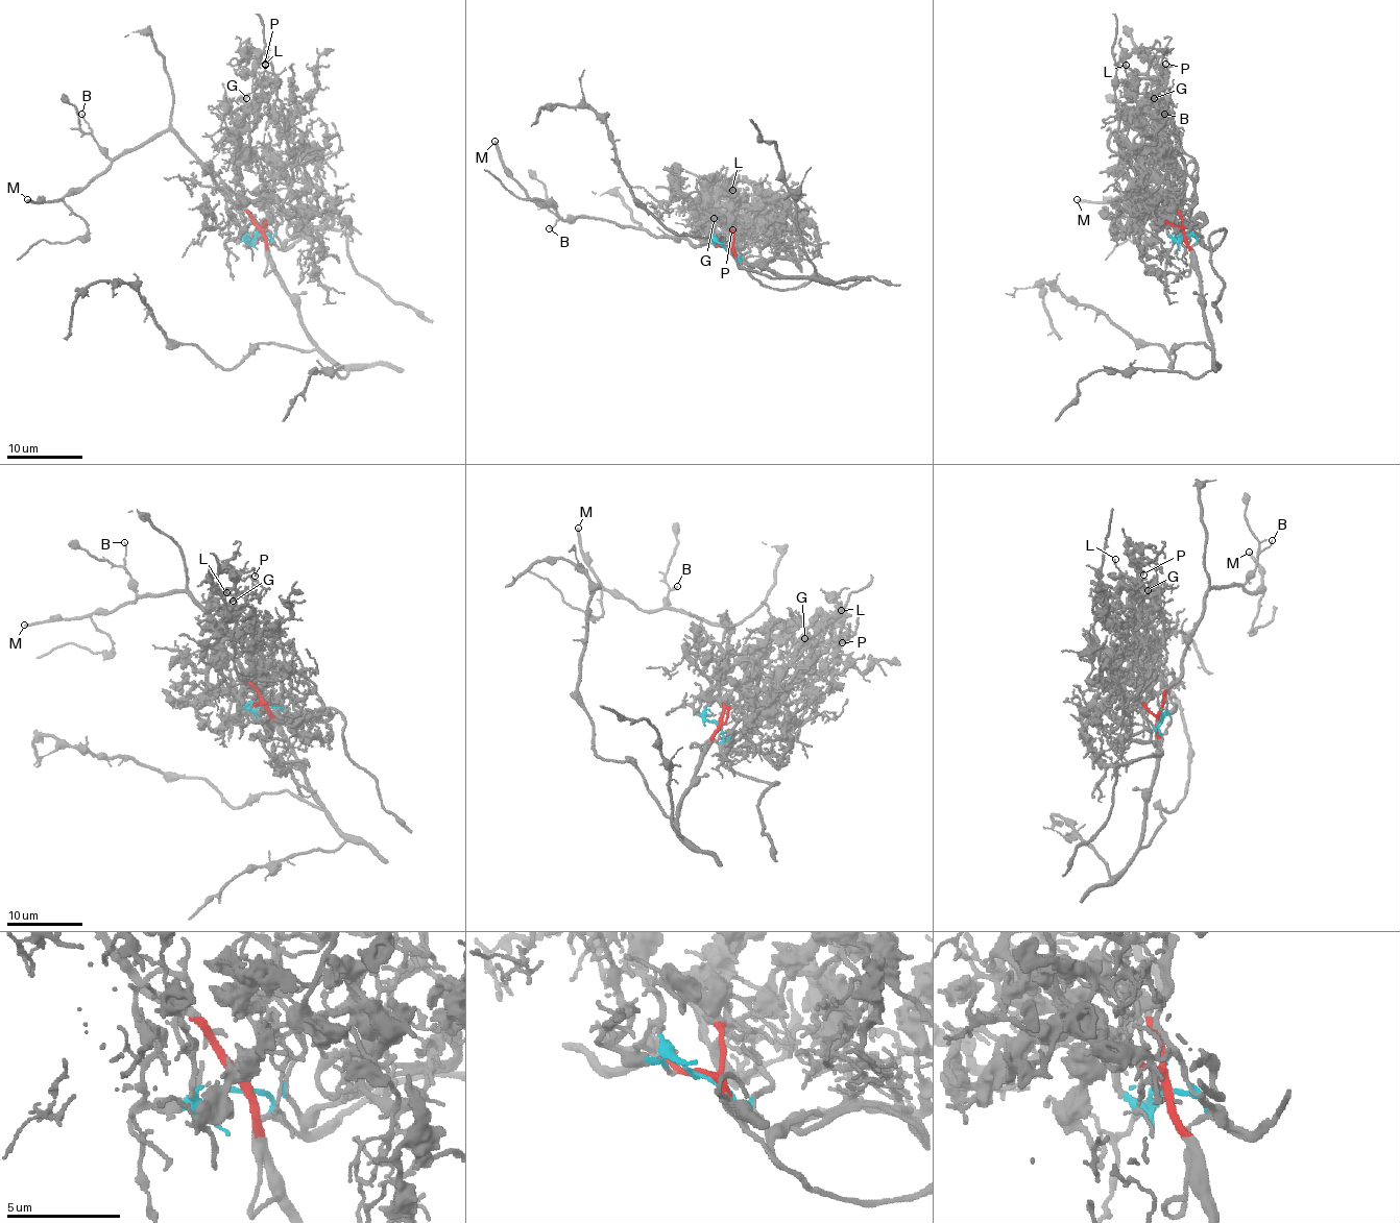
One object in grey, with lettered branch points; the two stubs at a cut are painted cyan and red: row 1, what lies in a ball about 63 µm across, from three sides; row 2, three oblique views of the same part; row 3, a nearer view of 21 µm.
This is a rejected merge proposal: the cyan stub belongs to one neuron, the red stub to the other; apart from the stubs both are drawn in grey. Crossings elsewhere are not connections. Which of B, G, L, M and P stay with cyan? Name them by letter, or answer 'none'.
G, L, P

